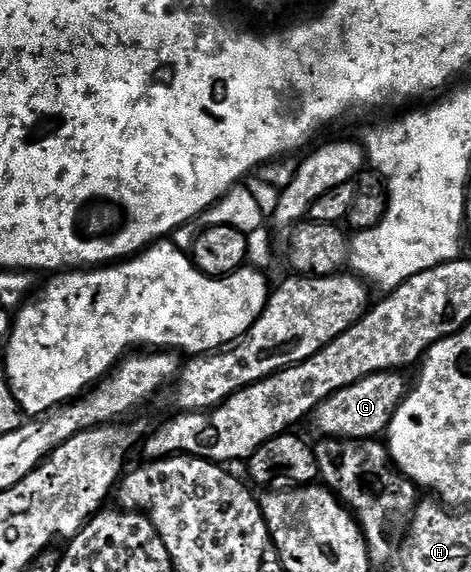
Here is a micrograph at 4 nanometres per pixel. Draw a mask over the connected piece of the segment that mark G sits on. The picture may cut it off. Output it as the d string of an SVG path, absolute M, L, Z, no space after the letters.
M379 371L322 401L322 405L318 405L314 412L316 427L321 431L319 434L330 439L374 439L383 436L398 405L410 390L409 380L404 380L402 376L400 371Z

